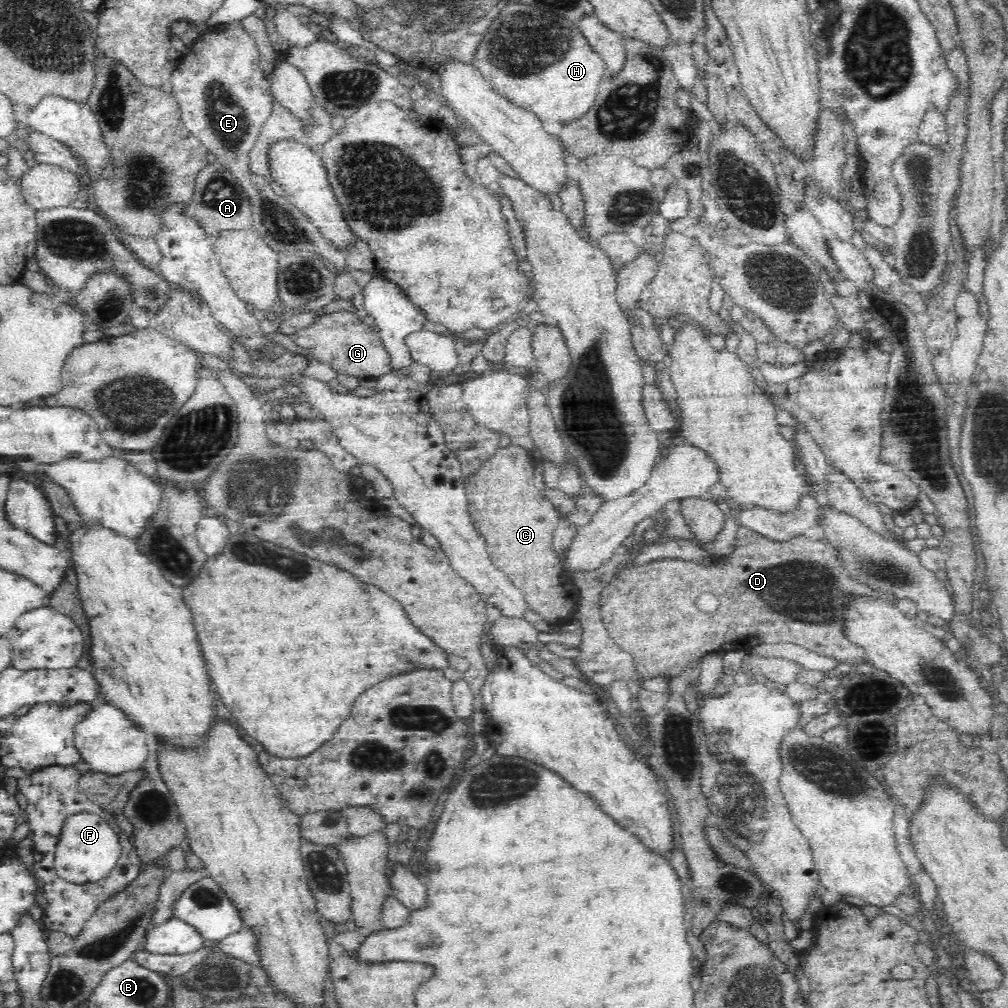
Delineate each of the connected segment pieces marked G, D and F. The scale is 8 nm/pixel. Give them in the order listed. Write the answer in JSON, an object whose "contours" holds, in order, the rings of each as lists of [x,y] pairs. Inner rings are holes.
{"contours":[[[[339,311],[333,314],[319,312],[319,316],[308,328],[294,332],[292,340],[308,352],[314,360],[332,366],[336,372],[346,376],[377,378],[390,373],[390,357],[380,340],[380,335],[370,326],[366,326],[358,314],[351,311]]],[[[740,527],[737,530],[737,546],[736,551],[732,552],[730,556],[724,556],[722,559],[717,559],[714,562],[714,566],[700,566],[695,562],[686,562],[685,560],[672,560],[671,558],[662,558],[662,560],[654,560],[644,565],[636,565],[630,563],[624,569],[610,580],[610,584],[602,590],[602,621],[604,625],[608,627],[609,636],[614,638],[616,644],[628,654],[631,654],[633,663],[635,666],[635,674],[643,680],[648,678],[654,678],[655,676],[664,676],[664,678],[674,678],[680,676],[684,672],[685,668],[696,660],[703,659],[708,653],[716,653],[717,651],[730,651],[730,650],[748,650],[751,646],[757,644],[769,643],[769,642],[792,642],[796,643],[804,648],[808,648],[812,651],[818,652],[824,656],[832,656],[840,659],[842,663],[850,663],[856,666],[860,663],[866,654],[866,649],[853,643],[846,637],[844,628],[846,628],[846,610],[848,610],[848,602],[854,600],[854,598],[879,598],[879,600],[887,600],[890,604],[895,605],[898,600],[898,595],[892,593],[892,591],[878,590],[874,587],[870,587],[868,583],[860,581],[858,578],[852,577],[842,559],[838,557],[838,550],[830,544],[825,542],[810,542],[806,536],[798,536],[798,538],[790,539],[789,541],[772,541],[751,532],[750,530]],[[704,592],[713,592],[719,598],[719,608],[714,612],[714,616],[706,616],[706,613],[702,614],[698,608],[696,608],[696,598]]],[[[86,811],[66,817],[55,846],[54,867],[59,878],[74,885],[103,881],[117,866],[120,857],[120,837],[104,817]]]]}

